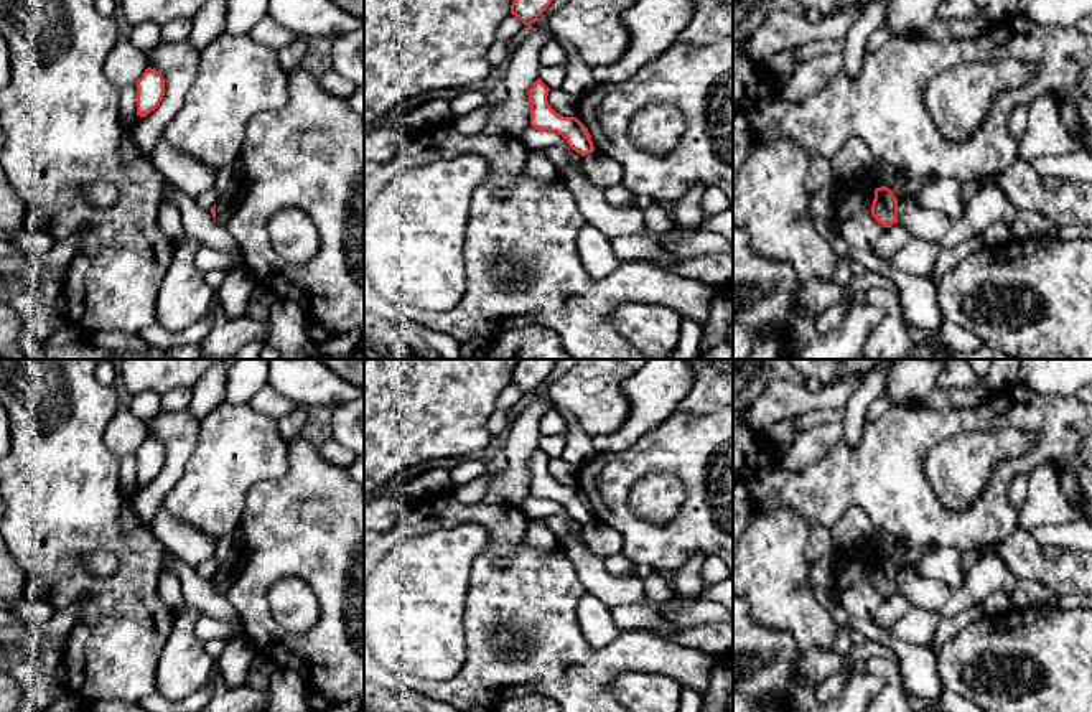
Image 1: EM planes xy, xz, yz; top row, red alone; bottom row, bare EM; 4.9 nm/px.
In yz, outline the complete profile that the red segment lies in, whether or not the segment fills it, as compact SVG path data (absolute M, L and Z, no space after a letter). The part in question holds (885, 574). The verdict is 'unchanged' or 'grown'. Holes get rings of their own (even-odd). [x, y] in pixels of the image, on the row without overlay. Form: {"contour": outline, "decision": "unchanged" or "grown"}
{"contour": "M881 555L875 559L871 585L883 597L891 597L894 592L898 592L898 569L889 557Z", "decision": "unchanged"}

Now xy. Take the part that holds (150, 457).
{"contour": "M147 437L135 455L137 485L145 486L160 475L165 465L165 448L160 440Z", "decision": "unchanged"}

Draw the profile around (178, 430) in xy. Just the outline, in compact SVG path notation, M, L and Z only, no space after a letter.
M188 409L161 410L145 424L147 437L156 438L165 448L165 465L160 475L130 498L133 513L145 526L152 526L155 513L163 508L166 494L180 481L196 448L199 425L201 420Z

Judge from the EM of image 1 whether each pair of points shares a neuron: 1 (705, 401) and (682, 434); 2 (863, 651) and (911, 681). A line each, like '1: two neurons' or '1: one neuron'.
1: two neurons
2: two neurons

